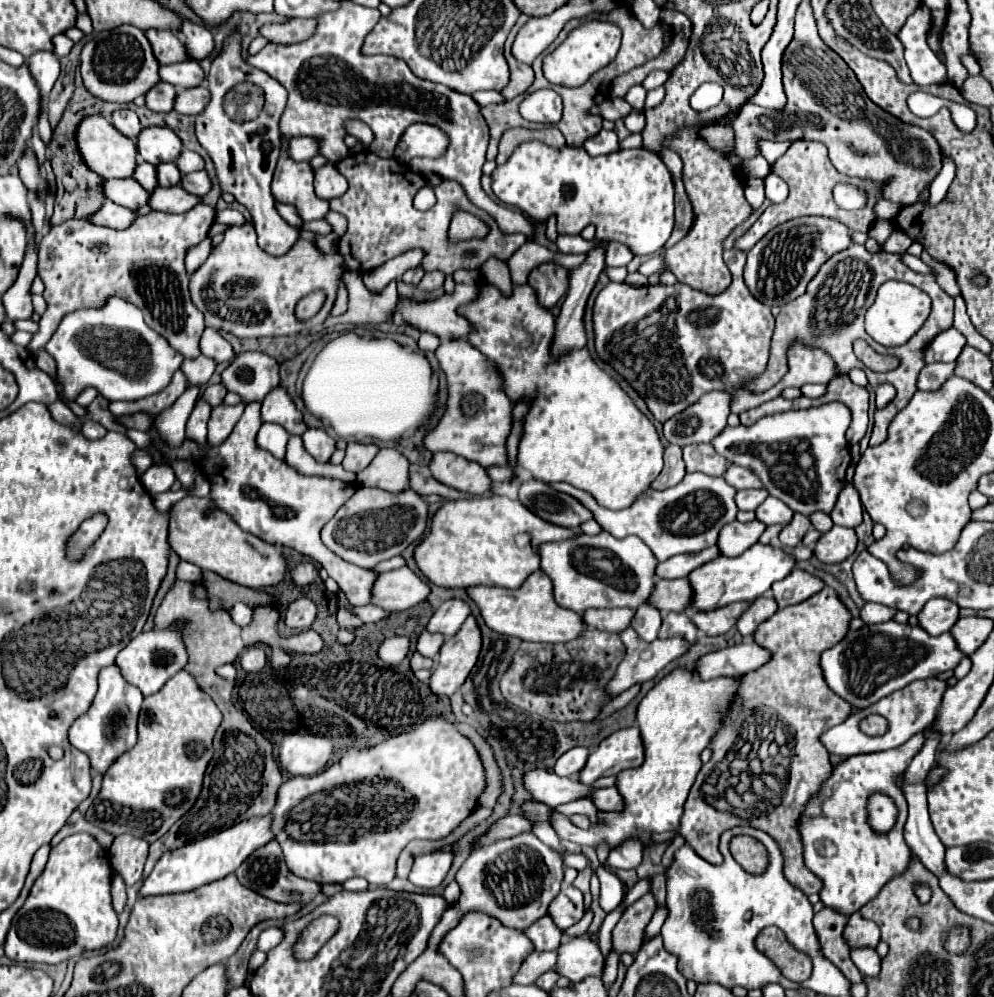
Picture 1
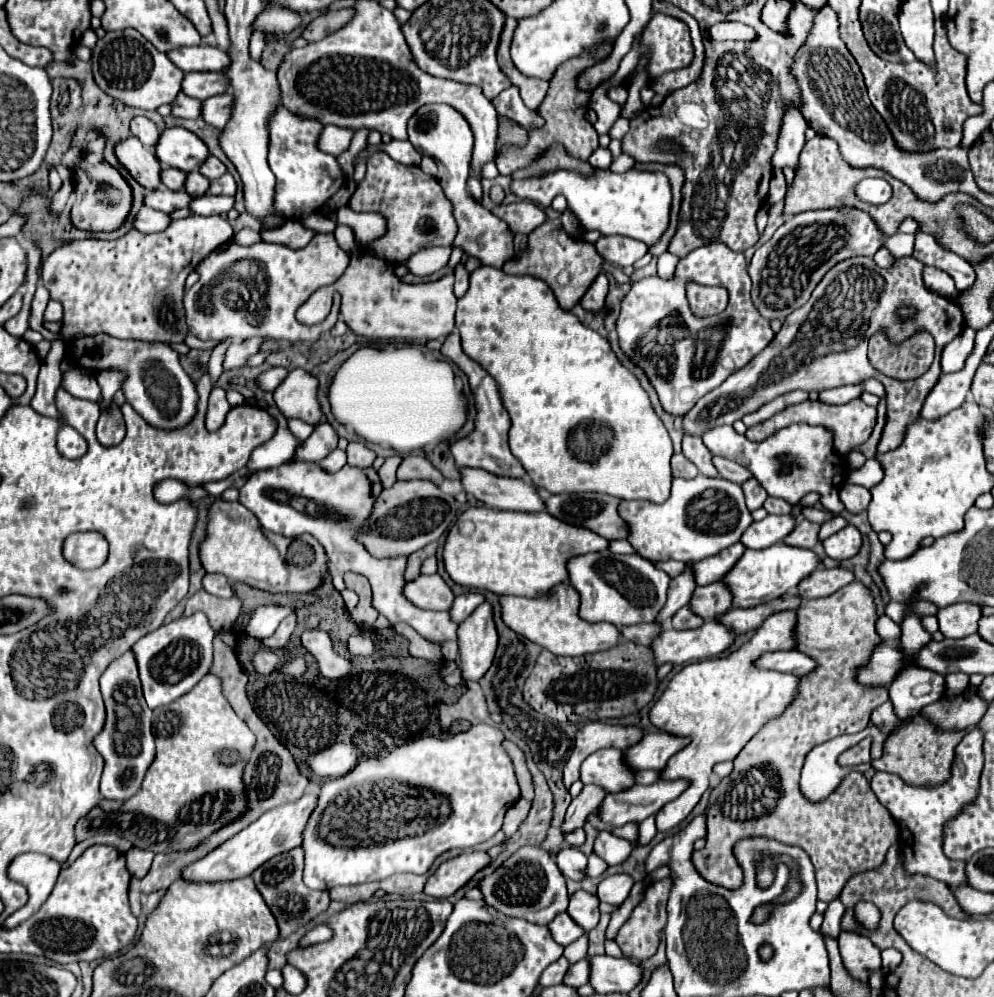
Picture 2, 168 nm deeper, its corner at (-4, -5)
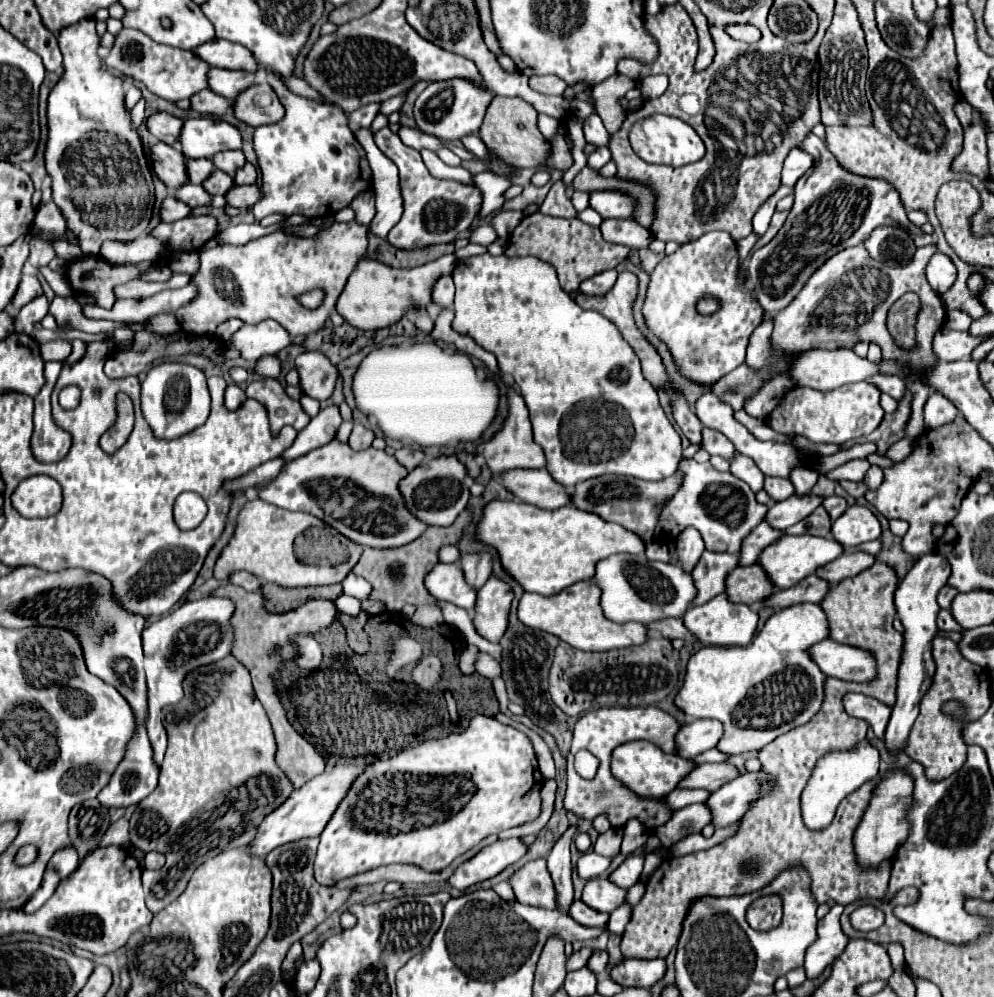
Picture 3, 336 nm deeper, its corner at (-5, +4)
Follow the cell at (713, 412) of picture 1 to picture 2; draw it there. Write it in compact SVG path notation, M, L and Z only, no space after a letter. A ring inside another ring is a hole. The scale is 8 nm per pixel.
M851 257L845 259L843 263L837 263L815 287L811 299L803 307L785 317L781 331L773 339L775 345L771 343L763 353L759 353L759 357L755 357L749 363L749 367L739 369L717 389L713 389L711 393L707 393L697 401L697 405L683 417L683 433L701 437L705 431L717 425L733 425L745 413L757 411L761 405L769 403L771 399L787 391L803 389L811 393L841 385L857 385L863 383L865 379L877 379L885 385L888 410L877 451L887 453L899 447L907 423L911 423L921 413L927 393L939 379L941 349L951 339L955 339L965 327L965 317L959 305L947 297L931 293L923 283L921 271L923 263L917 261L915 257L895 259L893 267L889 269L877 267L871 257ZM857 265L863 271L861 277L857 279L861 281L863 287L859 283L853 285L851 279L847 277L847 271ZM841 289L847 289L847 293L845 291L841 293ZM899 305L911 305L917 309L917 313L911 319L903 321L897 315ZM919 325L931 325L931 335L935 339L935 361L929 367L929 371L919 379L911 381L899 381L877 373L867 361L869 337L877 331L885 331L887 339L899 345L909 337L913 337L919 331Z

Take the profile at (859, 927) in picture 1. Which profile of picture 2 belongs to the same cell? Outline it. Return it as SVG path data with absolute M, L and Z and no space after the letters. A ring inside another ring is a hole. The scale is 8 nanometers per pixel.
M841 931L839 951L847 971L861 981L867 981L871 969L881 967L881 949L875 943L857 931Z

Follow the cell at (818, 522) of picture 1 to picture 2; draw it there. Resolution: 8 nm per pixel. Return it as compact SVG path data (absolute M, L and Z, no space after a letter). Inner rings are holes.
M807 507L807 509L803 511L803 517L805 517L805 519L809 519L809 521L813 521L813 523L817 523L817 525L823 525L823 523L827 523L829 519L833 519L835 515L833 515L833 513L829 513L829 511L815 509L815 507Z

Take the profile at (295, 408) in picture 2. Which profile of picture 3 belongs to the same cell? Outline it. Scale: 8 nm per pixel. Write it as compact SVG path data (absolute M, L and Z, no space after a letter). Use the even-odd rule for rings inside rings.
M318 350L302 352L296 358L296 370L300 372L300 388L304 394L316 400L326 400L332 396L338 382L338 368L326 354Z

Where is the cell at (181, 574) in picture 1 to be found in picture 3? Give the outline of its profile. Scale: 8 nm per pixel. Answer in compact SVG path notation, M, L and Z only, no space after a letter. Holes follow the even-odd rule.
M236 572L236 574L230 578L230 582L246 588L248 592L256 592L256 590L260 590L260 586L262 586L262 580L260 580L258 576L250 574L250 572Z

